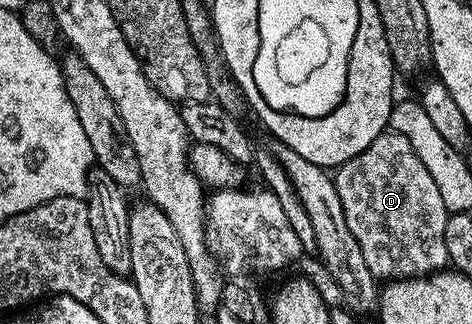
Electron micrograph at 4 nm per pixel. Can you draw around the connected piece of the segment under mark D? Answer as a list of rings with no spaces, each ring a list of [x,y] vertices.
[[[393,131],[381,133],[372,139],[372,143],[368,143],[364,151],[360,151],[360,155],[337,166],[333,179],[340,195],[340,207],[344,207],[344,220],[352,230],[352,235],[356,235],[360,251],[364,251],[364,263],[368,263],[368,271],[372,271],[379,282],[428,277],[450,265],[448,243],[444,243],[444,227],[448,216],[444,198],[432,175],[428,175],[428,167],[420,163],[420,155],[412,151],[412,143],[408,143],[404,135]]]

